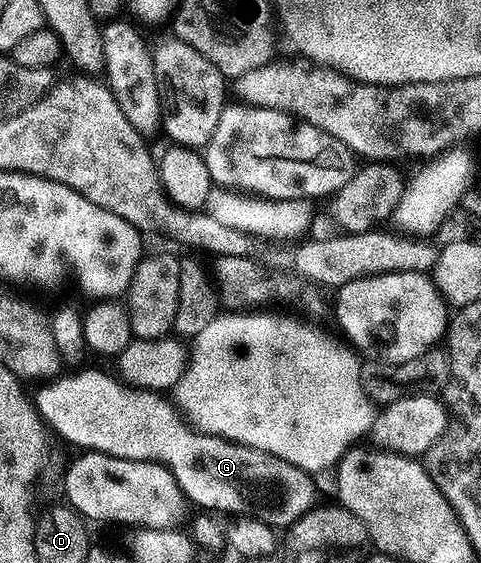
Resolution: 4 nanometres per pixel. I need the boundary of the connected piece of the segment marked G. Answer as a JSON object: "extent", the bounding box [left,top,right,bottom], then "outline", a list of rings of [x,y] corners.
{"extent":[35,369,318,528],"outline":[[[83,369],[38,385],[37,398],[35,394],[41,421],[63,441],[81,446],[77,448],[85,452],[165,466],[175,476],[182,495],[205,512],[244,516],[274,528],[288,528],[318,505],[316,481],[305,471],[262,450],[194,430],[164,393],[127,386],[120,377],[101,370]]]}

